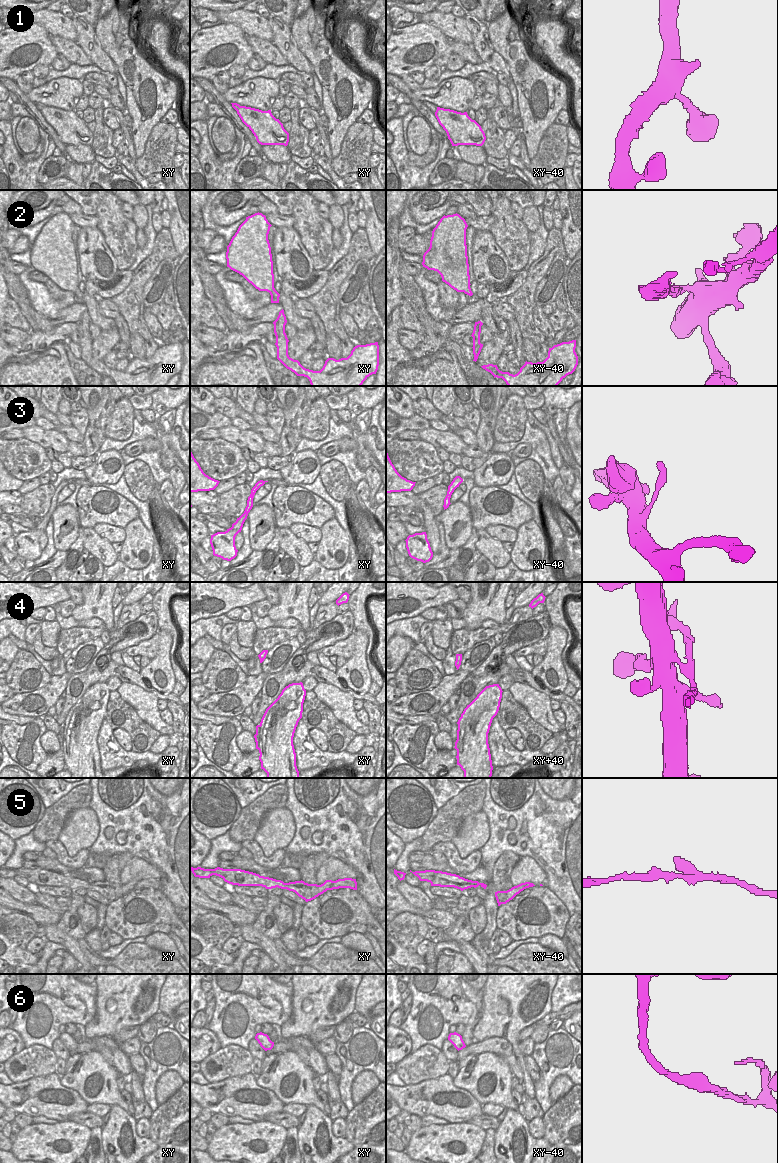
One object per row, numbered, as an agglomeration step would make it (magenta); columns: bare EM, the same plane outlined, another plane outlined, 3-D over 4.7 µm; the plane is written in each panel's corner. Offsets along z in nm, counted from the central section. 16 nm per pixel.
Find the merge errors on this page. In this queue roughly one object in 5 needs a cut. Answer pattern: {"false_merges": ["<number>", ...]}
{"false_merges": ["4"]}

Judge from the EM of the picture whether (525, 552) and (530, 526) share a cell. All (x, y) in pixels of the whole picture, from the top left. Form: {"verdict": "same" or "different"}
{"verdict": "same"}

